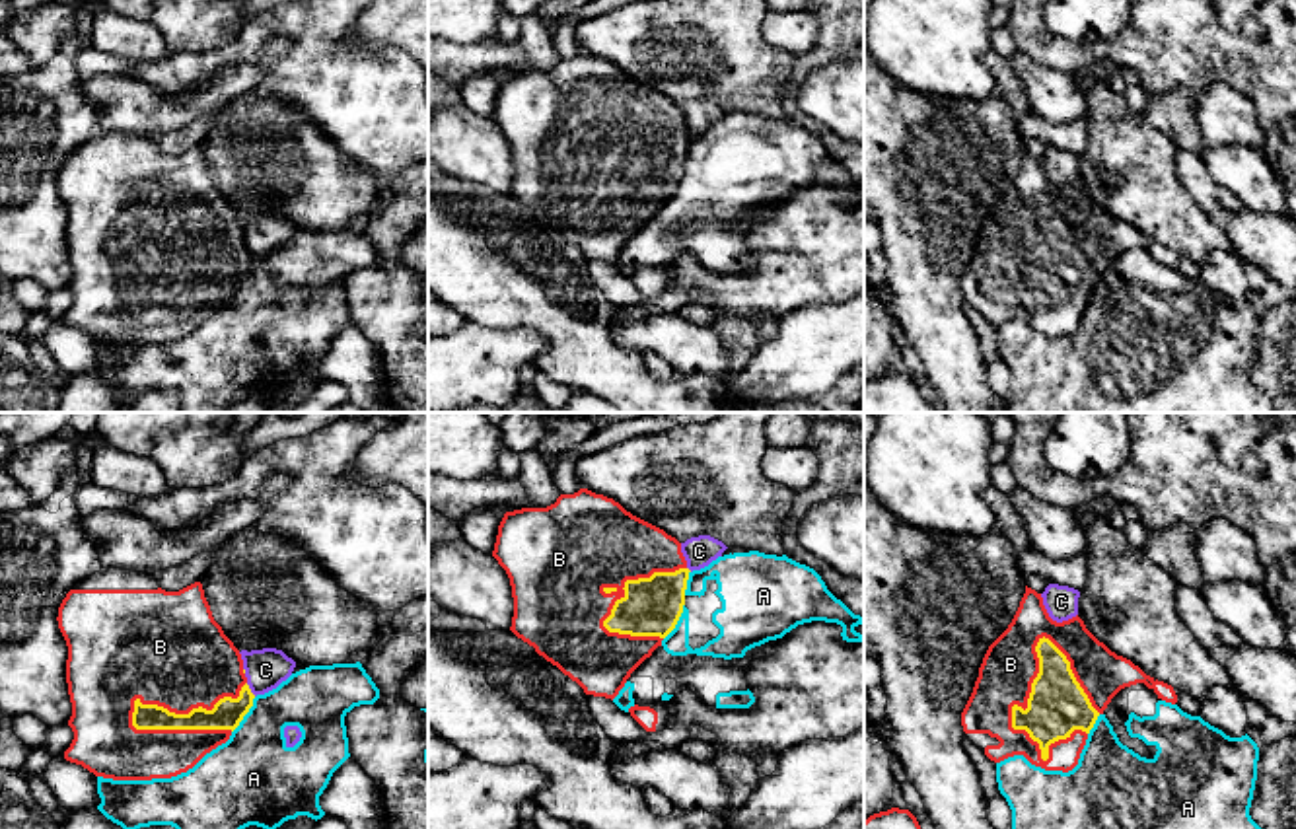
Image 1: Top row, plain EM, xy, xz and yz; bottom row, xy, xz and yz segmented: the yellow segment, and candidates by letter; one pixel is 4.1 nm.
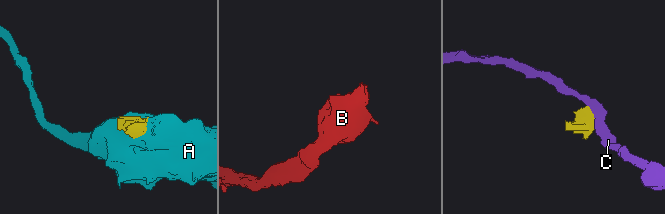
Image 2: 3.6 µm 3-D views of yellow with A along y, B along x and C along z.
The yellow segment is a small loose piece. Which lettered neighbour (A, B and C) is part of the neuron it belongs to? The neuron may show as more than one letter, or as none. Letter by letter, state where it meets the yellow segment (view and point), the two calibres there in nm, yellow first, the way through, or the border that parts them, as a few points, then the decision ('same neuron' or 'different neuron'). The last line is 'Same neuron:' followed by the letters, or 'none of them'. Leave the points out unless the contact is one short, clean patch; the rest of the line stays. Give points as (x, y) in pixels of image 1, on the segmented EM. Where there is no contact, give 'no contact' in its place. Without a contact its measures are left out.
A: contact xy (246, 713); calibres 130 and 340 nm; different neuron
B: contact yz (1022, 709); calibres 240 and 220 nm; same neuron
C: contact xy (250, 689); calibres 130 and 170 nm; border xy (246, 684), (255, 695); different neuron
Same neuron: B

